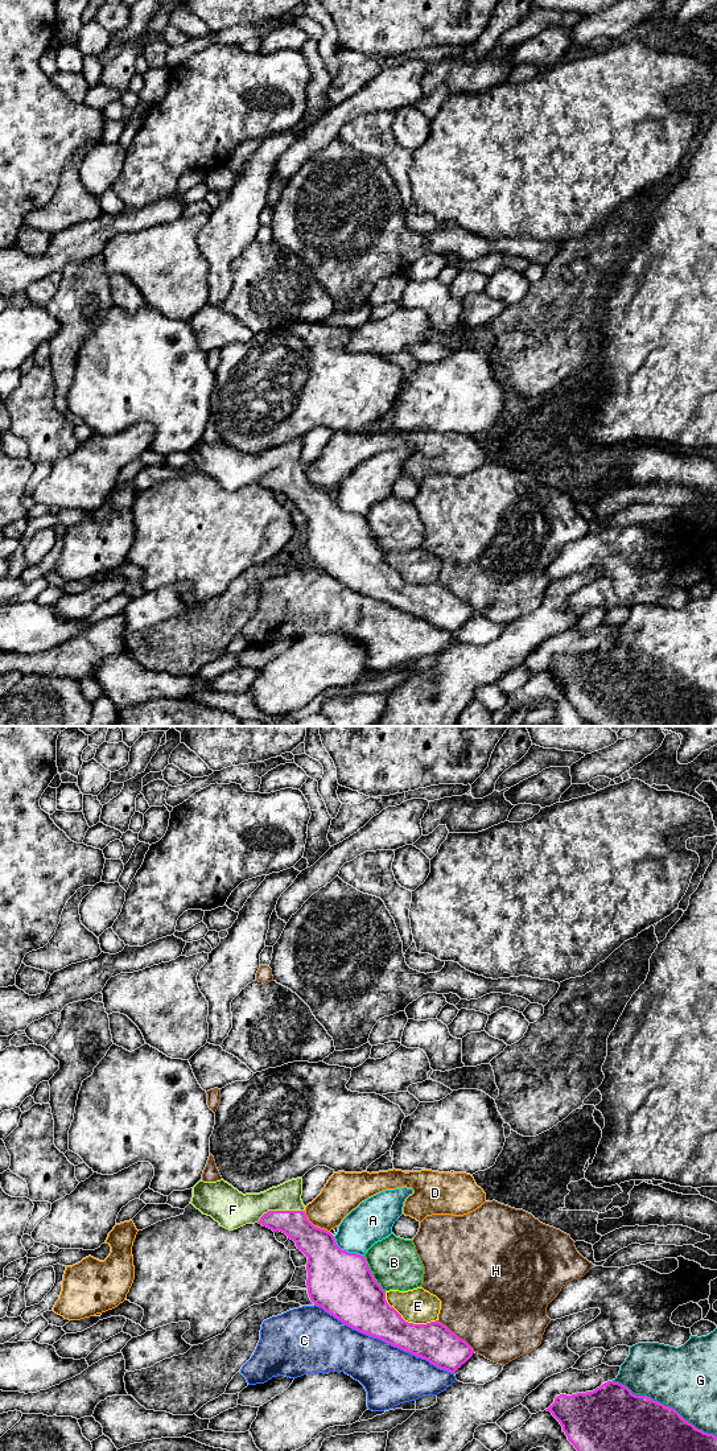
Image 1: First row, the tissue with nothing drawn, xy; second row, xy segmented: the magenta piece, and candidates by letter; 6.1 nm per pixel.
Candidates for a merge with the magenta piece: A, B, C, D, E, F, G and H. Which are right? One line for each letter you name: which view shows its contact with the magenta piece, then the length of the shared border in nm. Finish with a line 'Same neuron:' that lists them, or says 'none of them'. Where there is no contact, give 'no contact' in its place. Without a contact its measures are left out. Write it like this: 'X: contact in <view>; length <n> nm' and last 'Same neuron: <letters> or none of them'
F: contact in xy; length 300 nm
Same neuron: F

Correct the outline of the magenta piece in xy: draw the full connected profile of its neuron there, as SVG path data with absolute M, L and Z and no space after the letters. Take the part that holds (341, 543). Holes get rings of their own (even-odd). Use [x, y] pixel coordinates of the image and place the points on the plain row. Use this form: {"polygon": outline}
{"polygon": "M302 438L288 441L260 454L243 456L223 440L199 441L193 448L190 465L211 477L221 487L234 491L246 485L259 483L273 492L283 492L296 503L306 518L306 549L310 561L346 586L378 598L393 607L428 621L440 630L454 634L474 614L473 609L438 581L427 585L405 582L386 561L386 552L374 539L364 516L342 511L334 496L314 487L305 475L301 461Z"}

